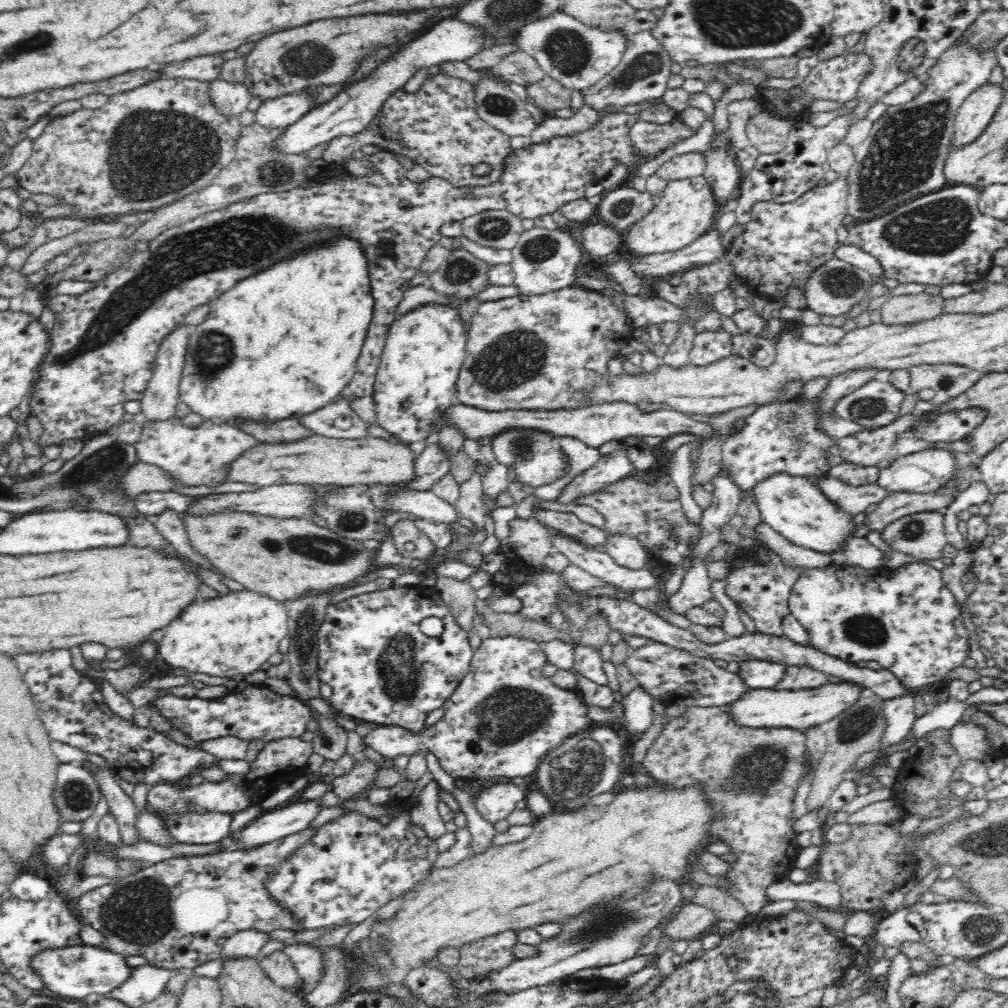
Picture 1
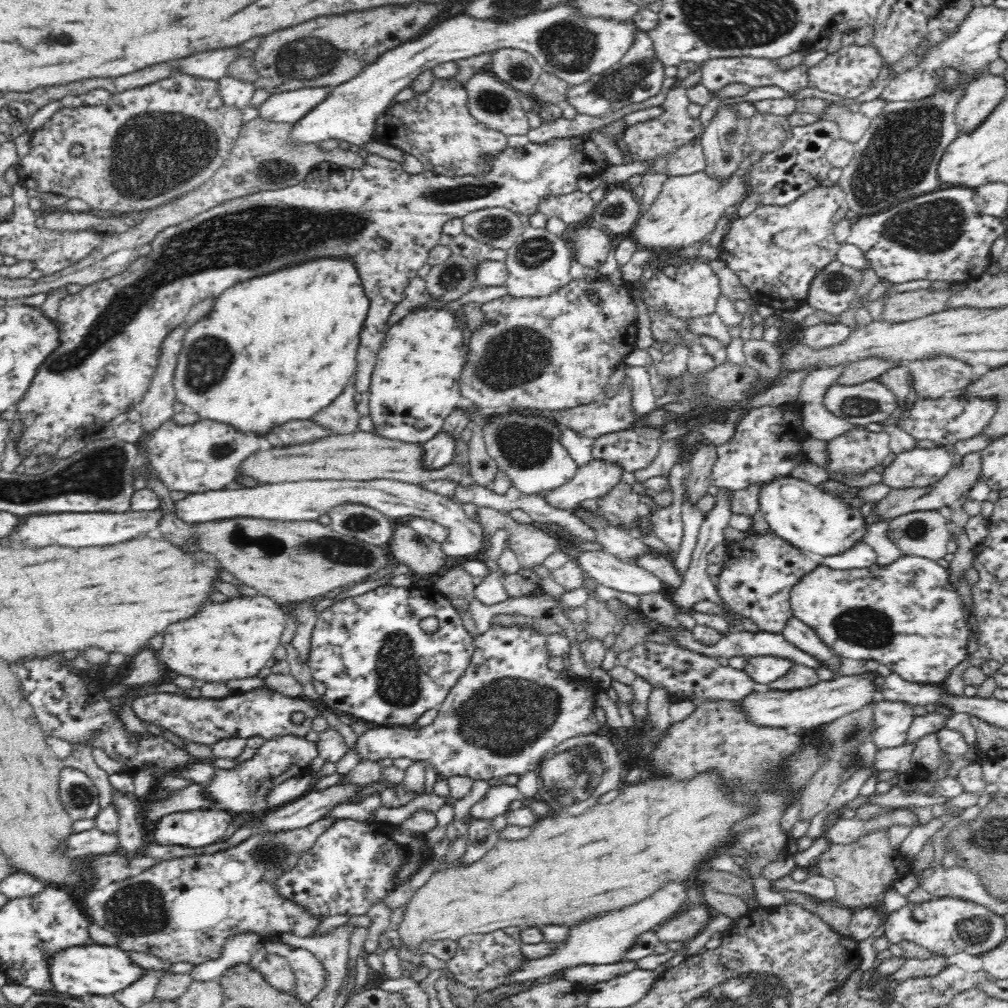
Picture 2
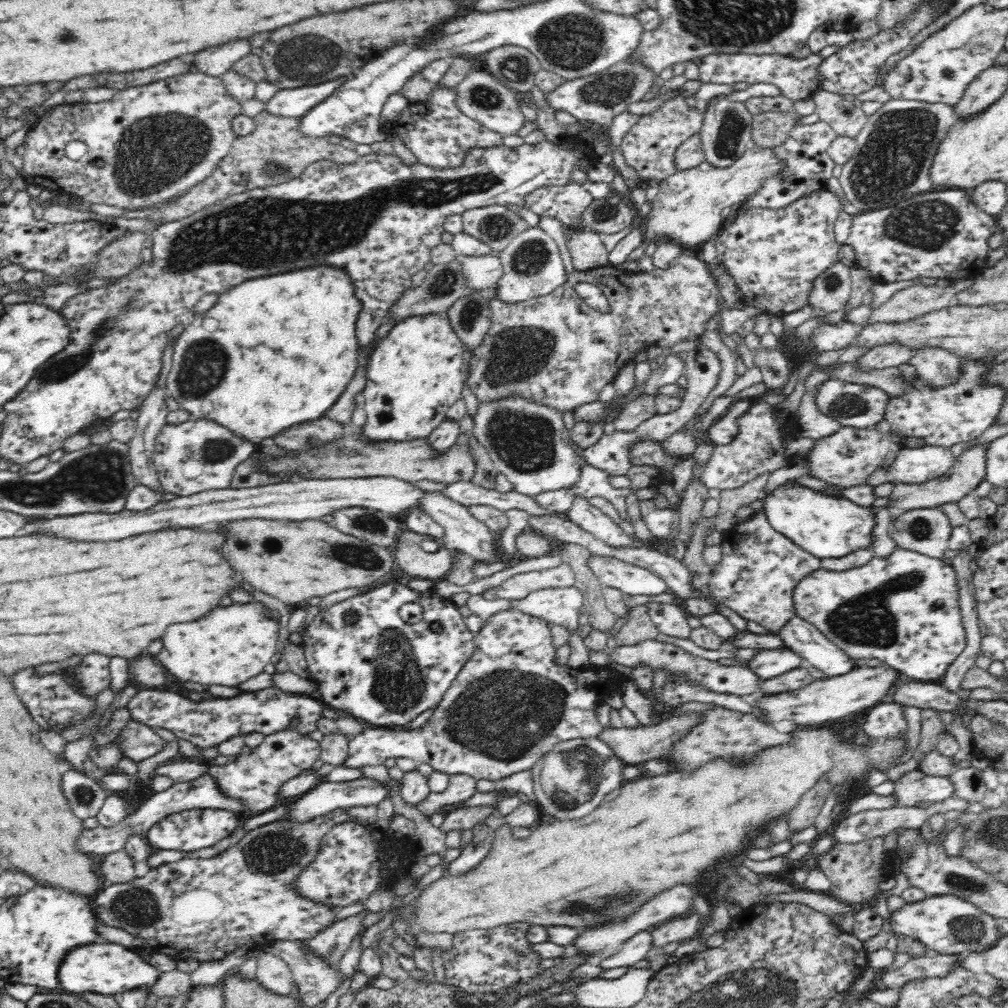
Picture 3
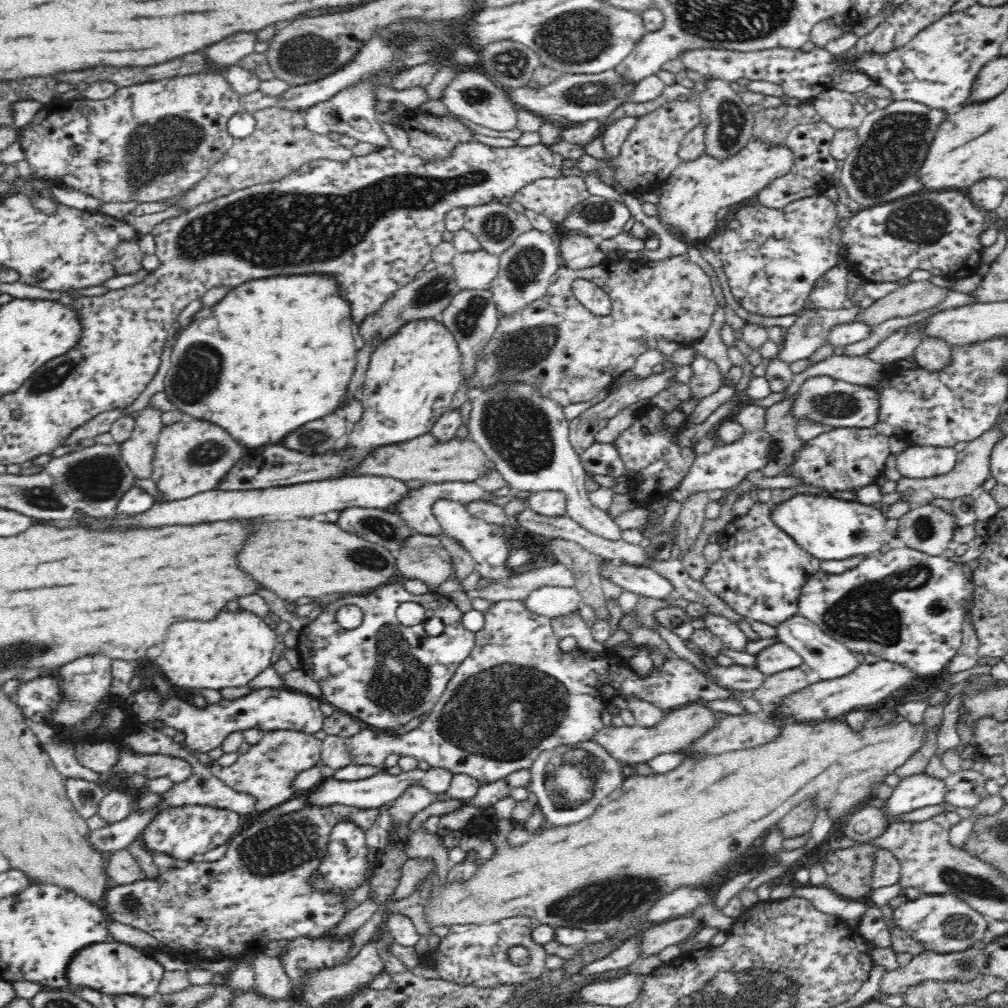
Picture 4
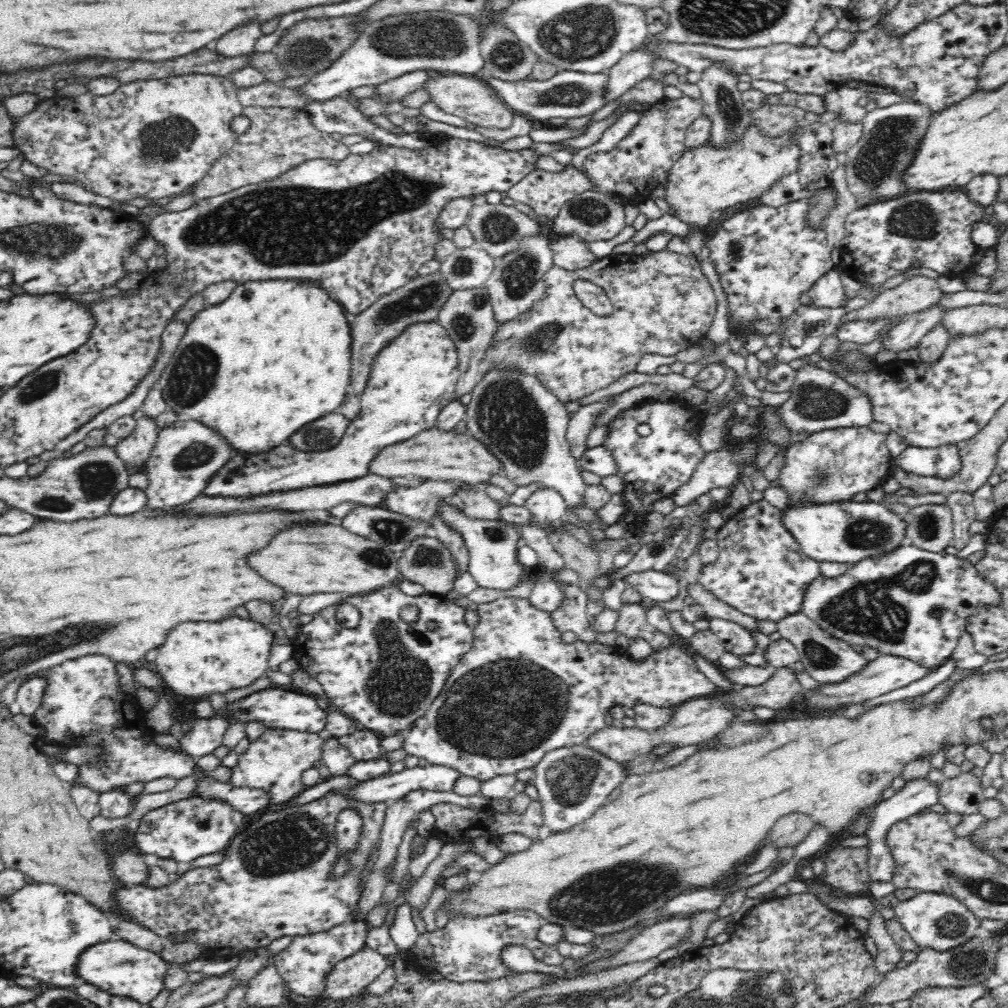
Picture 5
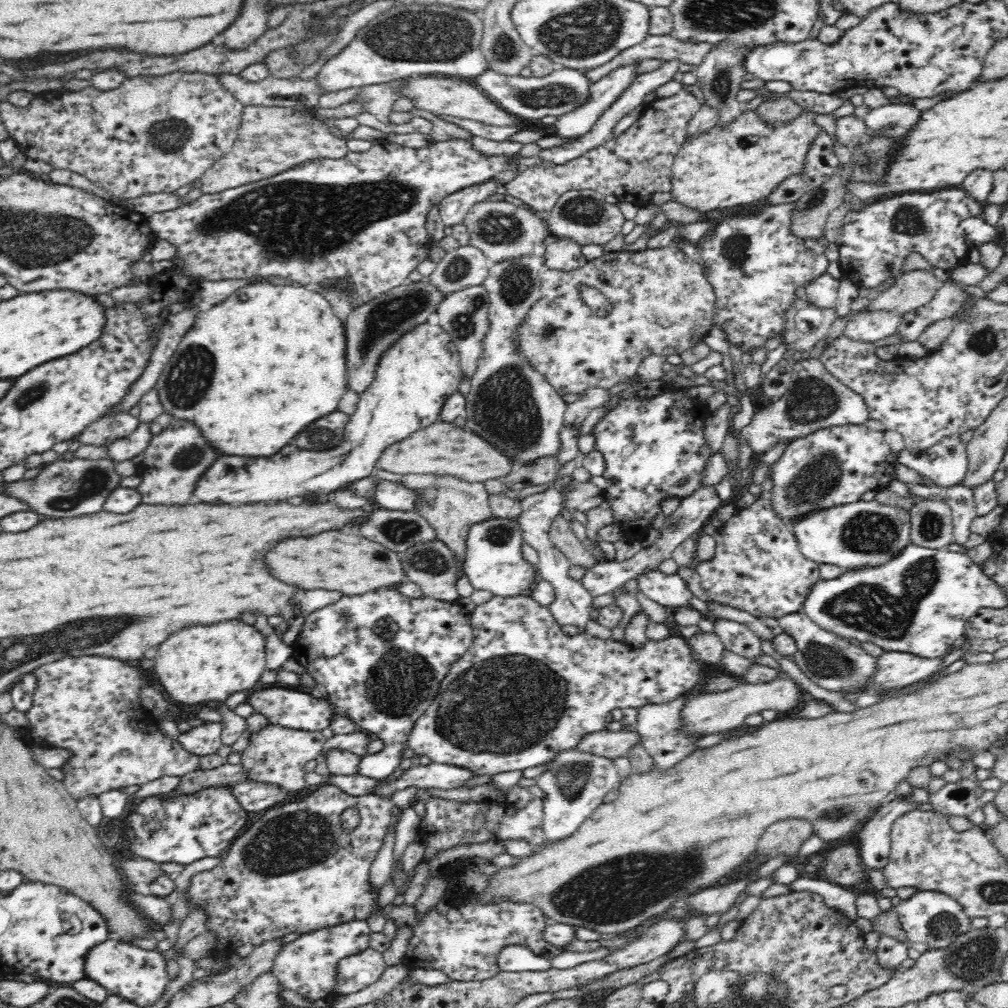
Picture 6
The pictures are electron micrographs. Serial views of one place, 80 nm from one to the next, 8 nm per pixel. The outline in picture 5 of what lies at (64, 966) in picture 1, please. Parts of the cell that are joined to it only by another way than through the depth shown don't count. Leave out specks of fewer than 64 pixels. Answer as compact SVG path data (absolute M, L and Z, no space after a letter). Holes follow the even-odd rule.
M110 940L90 946L82 952L76 964L76 975L86 983L110 993L111 996L130 997L146 1004L164 989L164 978L169 967L161 955L128 941Z

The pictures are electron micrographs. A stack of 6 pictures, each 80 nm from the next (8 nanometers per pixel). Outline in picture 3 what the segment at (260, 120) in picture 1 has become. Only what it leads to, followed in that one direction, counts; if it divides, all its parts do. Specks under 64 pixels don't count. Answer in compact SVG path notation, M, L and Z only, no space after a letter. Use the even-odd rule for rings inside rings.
M346 78L314 86L279 90L265 103L264 110L270 115L300 119L319 102L326 100L342 82L346 82Z

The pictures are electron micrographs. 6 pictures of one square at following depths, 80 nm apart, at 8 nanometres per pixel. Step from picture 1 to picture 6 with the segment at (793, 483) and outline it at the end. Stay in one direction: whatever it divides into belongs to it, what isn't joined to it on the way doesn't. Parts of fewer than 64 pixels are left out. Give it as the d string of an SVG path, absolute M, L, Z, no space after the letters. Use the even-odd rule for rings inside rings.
M876 499L870 501L857 500L848 504L830 506L822 510L814 510L802 516L788 520L798 539L800 552L818 564L831 564L854 570L862 566L880 566L898 554L910 542L910 517L909 511L881 504Z

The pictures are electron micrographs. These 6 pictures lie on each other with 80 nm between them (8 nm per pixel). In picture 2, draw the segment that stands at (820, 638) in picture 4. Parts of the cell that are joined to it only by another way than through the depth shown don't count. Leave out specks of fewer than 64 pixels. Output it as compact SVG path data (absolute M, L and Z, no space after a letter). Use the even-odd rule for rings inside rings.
M792 616L782 630L782 635L788 643L798 647L808 655L812 655L818 661L822 661L824 667L828 667L830 671L840 675L842 660L824 642L819 640L817 632L810 626L804 626L802 622Z

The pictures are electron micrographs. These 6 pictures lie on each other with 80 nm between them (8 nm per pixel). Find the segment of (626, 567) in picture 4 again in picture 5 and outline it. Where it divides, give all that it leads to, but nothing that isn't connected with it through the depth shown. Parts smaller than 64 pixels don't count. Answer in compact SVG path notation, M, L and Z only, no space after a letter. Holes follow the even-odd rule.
M644 570L644 572L632 572L624 574L620 578L627 584L637 590L643 599L650 599L656 602L668 602L678 596L680 585L676 579L673 579L664 571Z

